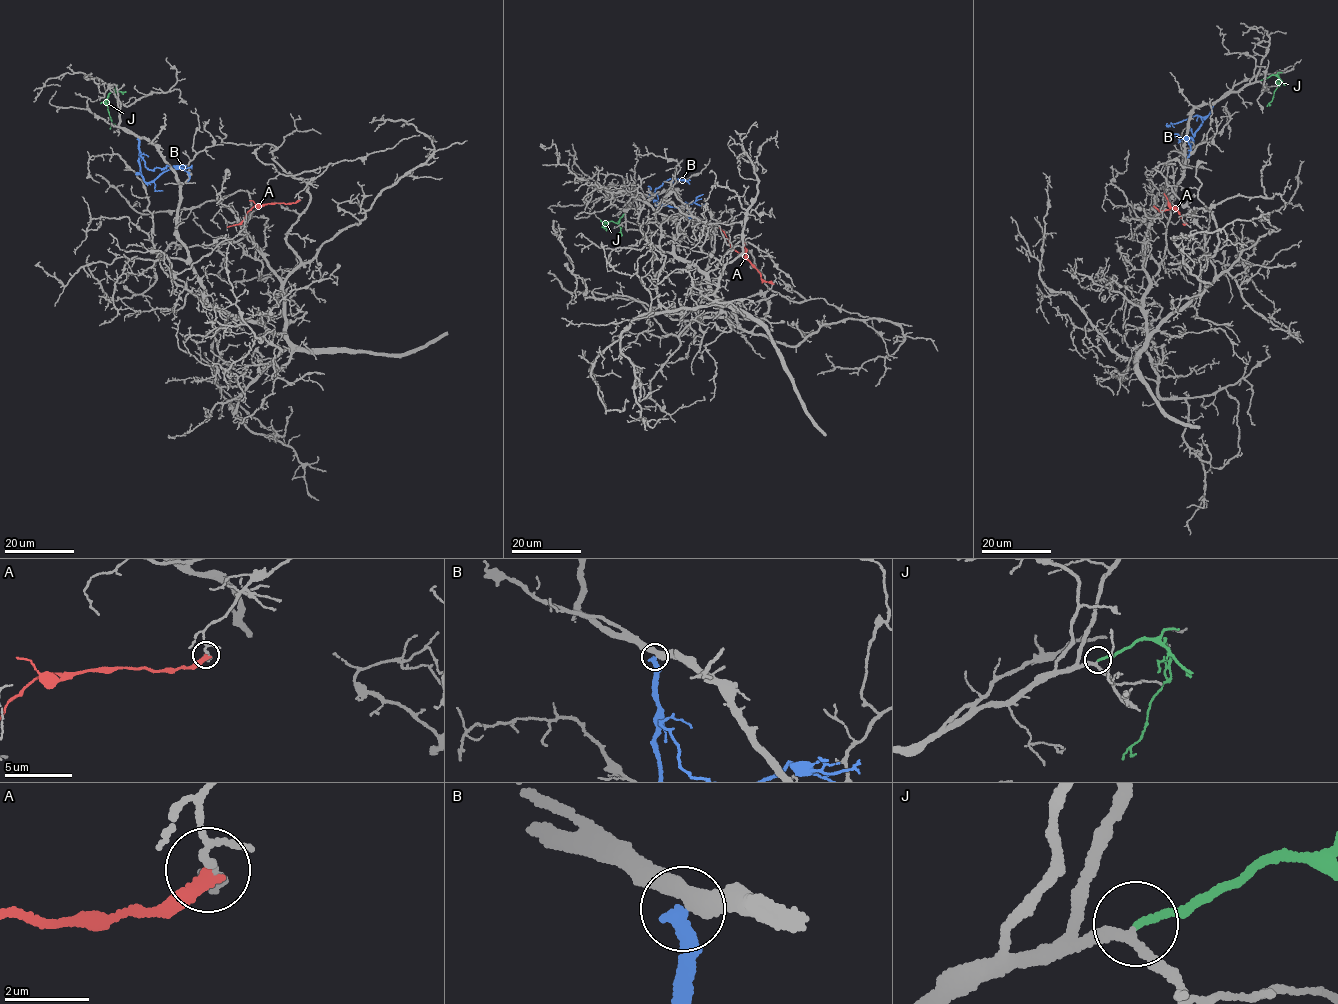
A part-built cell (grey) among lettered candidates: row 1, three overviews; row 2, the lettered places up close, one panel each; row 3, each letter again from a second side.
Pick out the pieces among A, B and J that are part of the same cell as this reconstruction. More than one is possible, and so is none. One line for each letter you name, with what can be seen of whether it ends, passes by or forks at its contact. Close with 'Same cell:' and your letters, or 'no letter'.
J: it ends
Same cell: J

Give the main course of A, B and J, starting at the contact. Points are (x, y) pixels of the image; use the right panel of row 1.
A: (1185, 223), (1176, 206), (1158, 210), (1153, 206)
B: (1212, 105), (1211, 113), (1193, 141), (1187, 139), (1191, 150), (1187, 157)
J: (1261, 80), (1278, 74), (1279, 84), (1267, 106)

